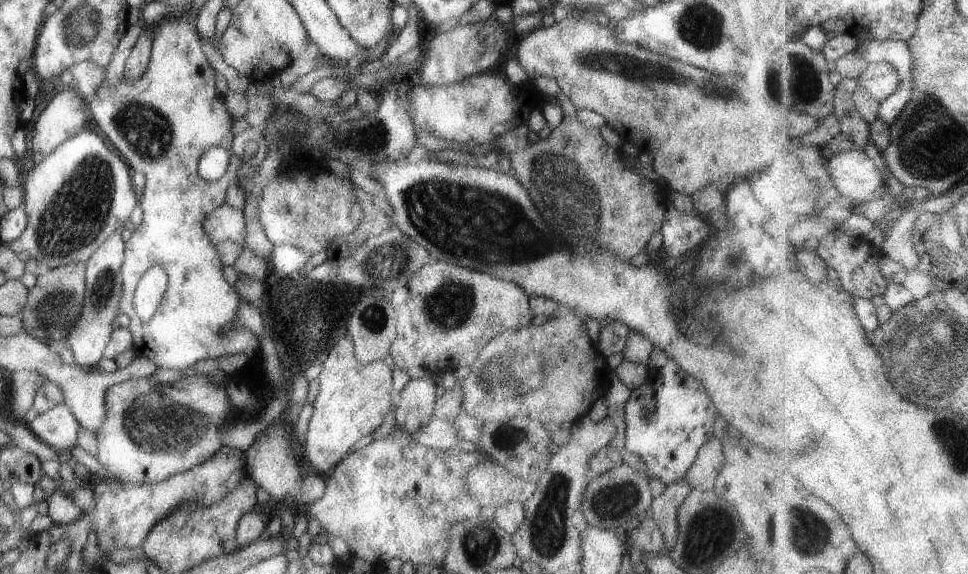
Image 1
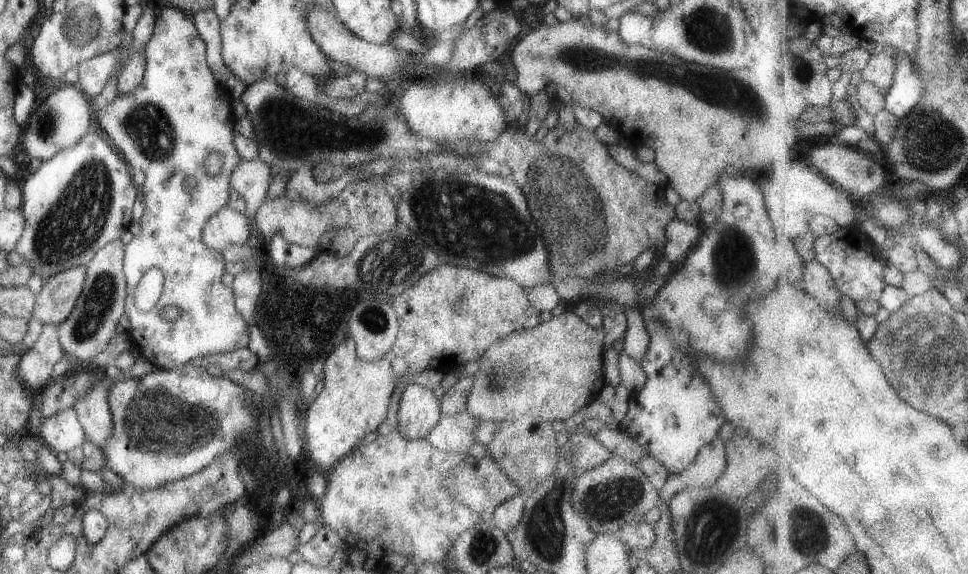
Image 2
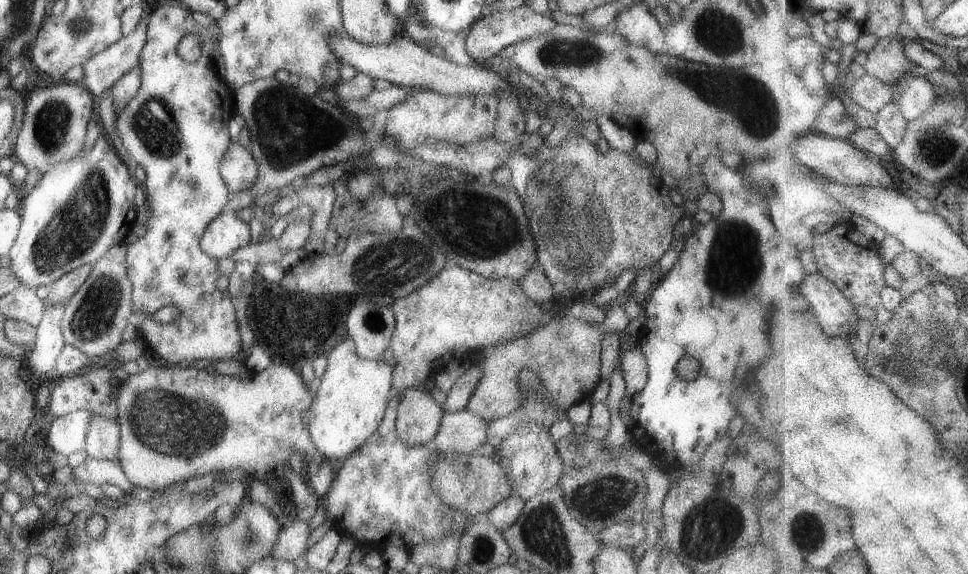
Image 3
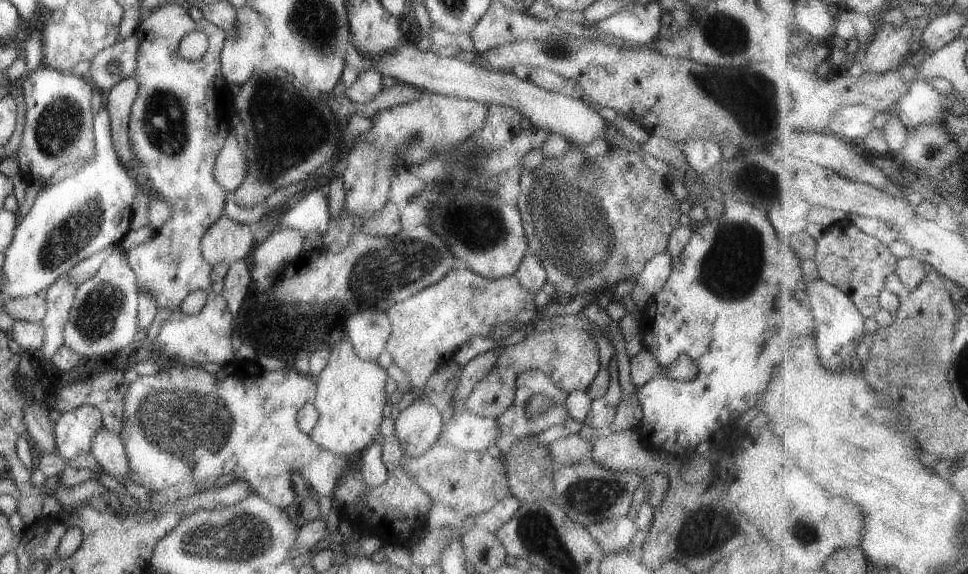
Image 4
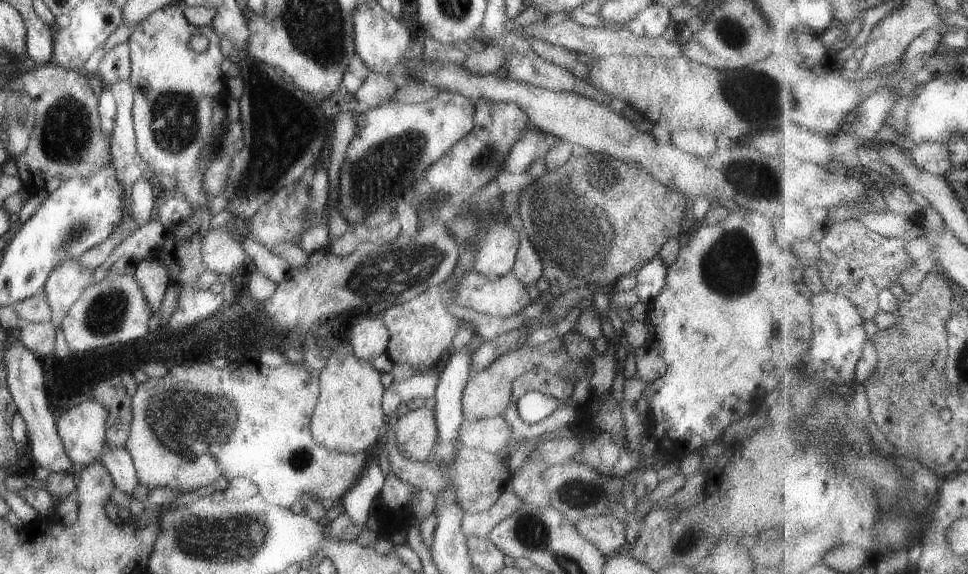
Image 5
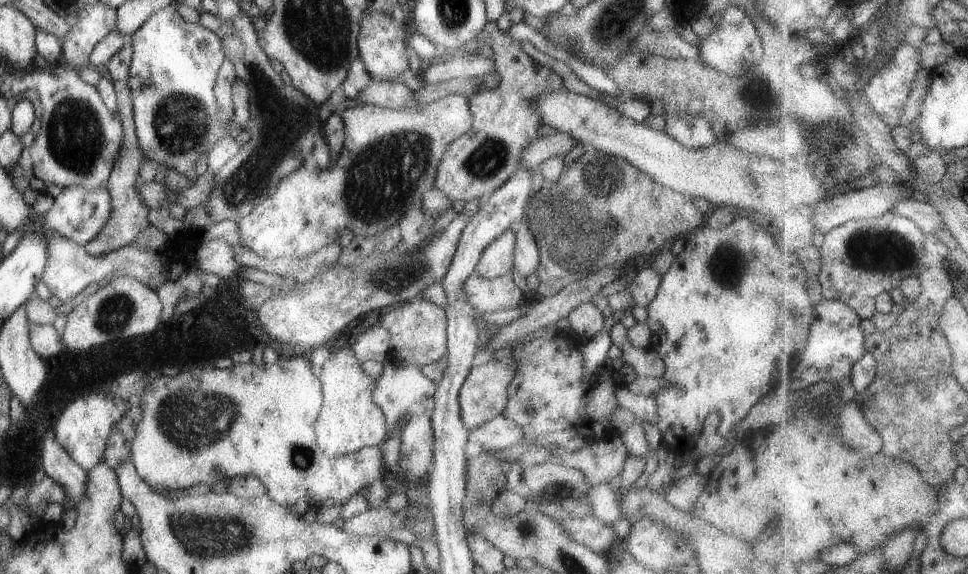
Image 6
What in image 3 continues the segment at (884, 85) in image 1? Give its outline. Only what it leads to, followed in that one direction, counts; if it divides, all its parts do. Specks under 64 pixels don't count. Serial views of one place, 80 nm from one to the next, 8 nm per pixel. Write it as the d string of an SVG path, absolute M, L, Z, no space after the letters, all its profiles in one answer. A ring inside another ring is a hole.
M897 37L885 40L878 38L867 57L863 65L867 74L876 76L885 84L893 84L903 74L903 68L911 66L904 42Z

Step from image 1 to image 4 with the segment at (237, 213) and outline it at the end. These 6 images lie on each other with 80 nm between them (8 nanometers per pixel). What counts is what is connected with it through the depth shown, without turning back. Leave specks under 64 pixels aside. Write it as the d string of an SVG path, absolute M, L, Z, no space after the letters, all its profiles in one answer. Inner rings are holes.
M223 212L221 216L206 230L206 233L201 237L200 240L200 251L203 260L208 262L210 267L216 264L223 263L227 266L231 266L238 260L243 260L253 247L254 239L253 227L247 226L245 223L233 222L228 216Z

